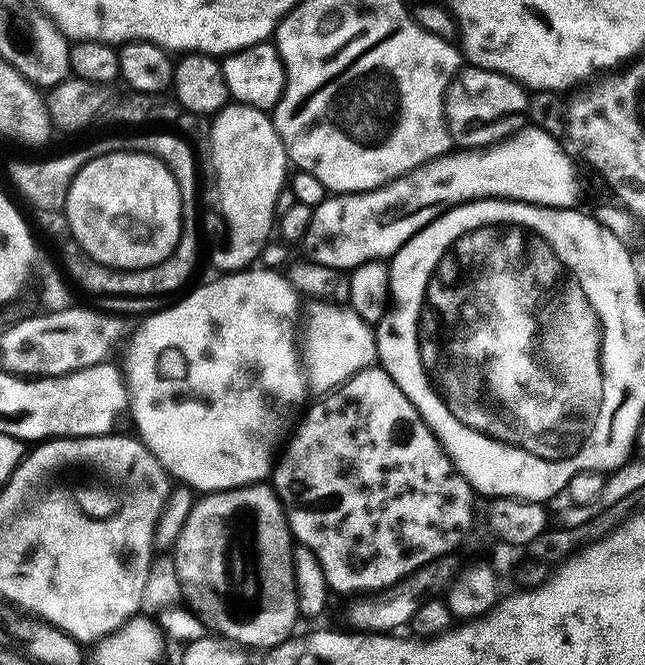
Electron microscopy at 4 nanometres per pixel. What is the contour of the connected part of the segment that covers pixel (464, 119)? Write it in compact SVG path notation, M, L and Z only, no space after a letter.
M465 67L453 76L444 99L444 114L451 139L464 150L483 149L489 143L488 136L496 132L492 124L507 116L523 117L527 113L529 99L524 85L517 80L485 68Z

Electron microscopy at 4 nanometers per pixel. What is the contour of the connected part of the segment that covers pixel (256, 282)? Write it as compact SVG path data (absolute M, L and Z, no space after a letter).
M256 266L251 270L229 272L219 278L221 280L212 280L209 284L194 289L185 300L180 300L177 304L172 304L169 308L146 317L137 328L135 325L126 344L128 357L125 358L124 364L122 363L130 399L130 416L133 416L136 428L140 431L139 439L156 455L156 460L160 465L177 481L183 482L200 494L227 492L230 488L242 488L249 484L267 481L274 471L282 445L289 439L301 415L300 403L304 400L304 394L306 395L305 366L302 363L301 349L298 347L298 336L296 340L298 293L289 283L287 275L263 266Z

